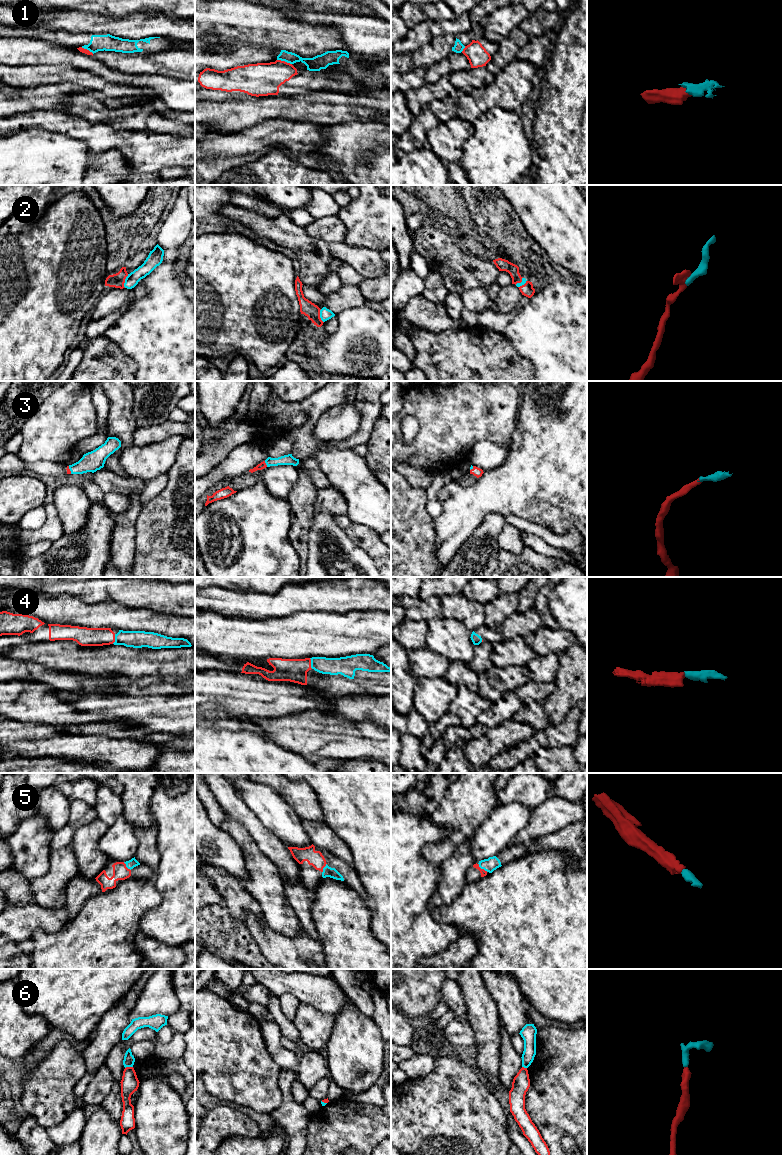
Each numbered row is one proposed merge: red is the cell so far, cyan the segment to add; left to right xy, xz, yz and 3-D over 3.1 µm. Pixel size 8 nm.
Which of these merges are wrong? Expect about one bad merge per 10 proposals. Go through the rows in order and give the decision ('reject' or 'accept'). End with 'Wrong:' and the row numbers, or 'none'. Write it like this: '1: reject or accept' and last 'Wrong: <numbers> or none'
1: reject
2: accept
3: accept
4: accept
5: accept
6: accept
Wrong: 1

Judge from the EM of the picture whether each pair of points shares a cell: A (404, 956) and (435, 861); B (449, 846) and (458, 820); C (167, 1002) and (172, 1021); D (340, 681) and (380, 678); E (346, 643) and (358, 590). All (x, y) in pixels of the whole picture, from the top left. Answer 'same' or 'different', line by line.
A: different
B: same
C: different
D: same
E: different

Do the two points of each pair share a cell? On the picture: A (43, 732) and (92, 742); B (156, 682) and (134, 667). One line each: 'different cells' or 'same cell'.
A: same cell
B: different cells

